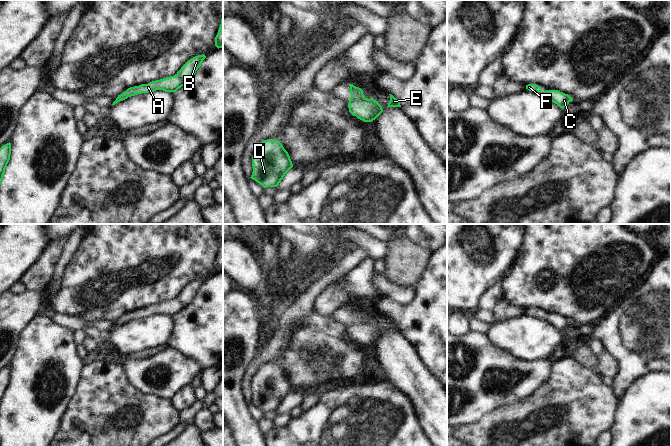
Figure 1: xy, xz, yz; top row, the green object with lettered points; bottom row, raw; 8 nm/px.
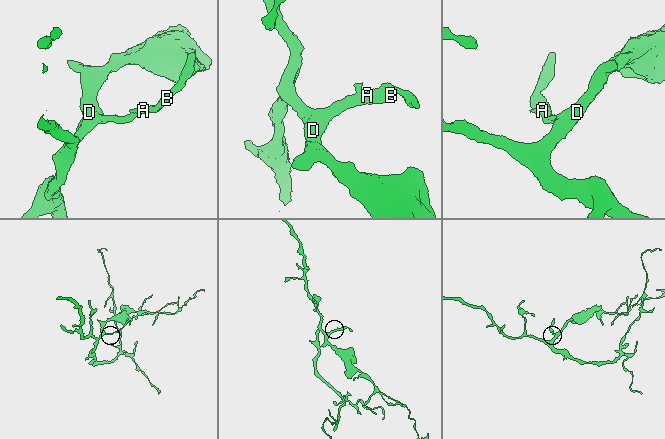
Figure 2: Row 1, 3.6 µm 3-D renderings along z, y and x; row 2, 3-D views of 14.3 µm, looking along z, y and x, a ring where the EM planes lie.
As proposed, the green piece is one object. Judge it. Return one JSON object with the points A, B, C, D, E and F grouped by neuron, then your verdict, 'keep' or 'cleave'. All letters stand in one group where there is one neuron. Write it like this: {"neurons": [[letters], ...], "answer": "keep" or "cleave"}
{"neurons": [["A", "B", "C", "D", "E", "F"]], "answer": "keep"}

